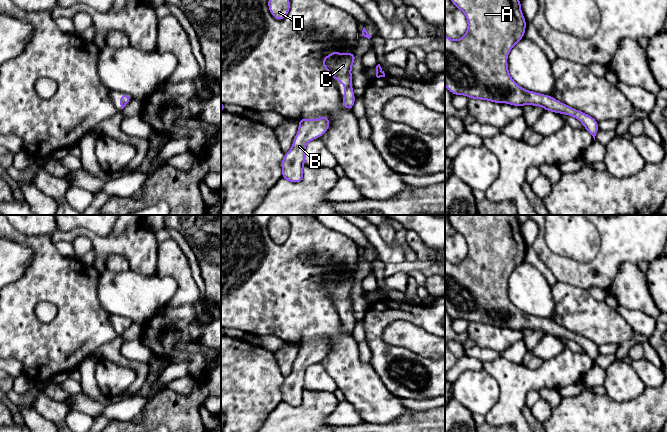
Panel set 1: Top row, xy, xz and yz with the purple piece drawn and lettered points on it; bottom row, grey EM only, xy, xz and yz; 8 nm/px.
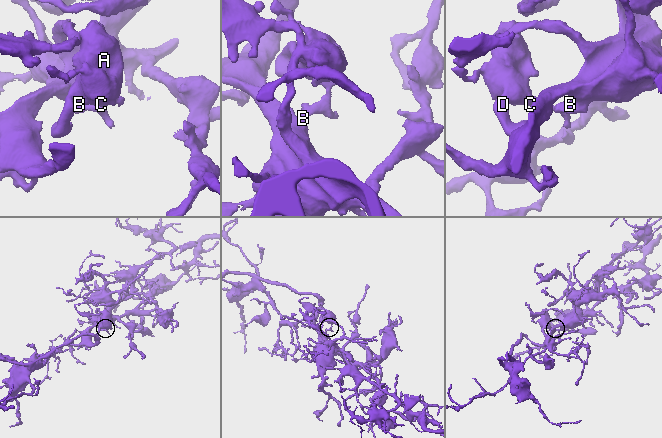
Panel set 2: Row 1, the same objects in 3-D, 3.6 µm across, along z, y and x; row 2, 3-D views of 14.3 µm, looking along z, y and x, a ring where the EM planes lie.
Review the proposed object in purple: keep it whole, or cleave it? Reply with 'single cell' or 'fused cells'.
single cell

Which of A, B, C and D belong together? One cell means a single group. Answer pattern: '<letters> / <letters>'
A B C D

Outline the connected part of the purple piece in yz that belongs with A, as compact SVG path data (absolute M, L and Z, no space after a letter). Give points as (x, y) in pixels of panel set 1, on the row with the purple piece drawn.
M451 0L451 2L464 12L468 22L467 32L459 40L452 40L445 35L445 86L453 95L519 107L541 106L545 111L573 116L595 140L599 127L593 117L552 96L525 90L511 78L507 57L513 46L524 37L526 28L520 0Z

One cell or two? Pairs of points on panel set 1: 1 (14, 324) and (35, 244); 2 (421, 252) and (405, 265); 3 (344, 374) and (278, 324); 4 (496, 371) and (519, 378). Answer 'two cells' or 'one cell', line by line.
1: one cell
2: two cells
3: one cell
4: one cell

